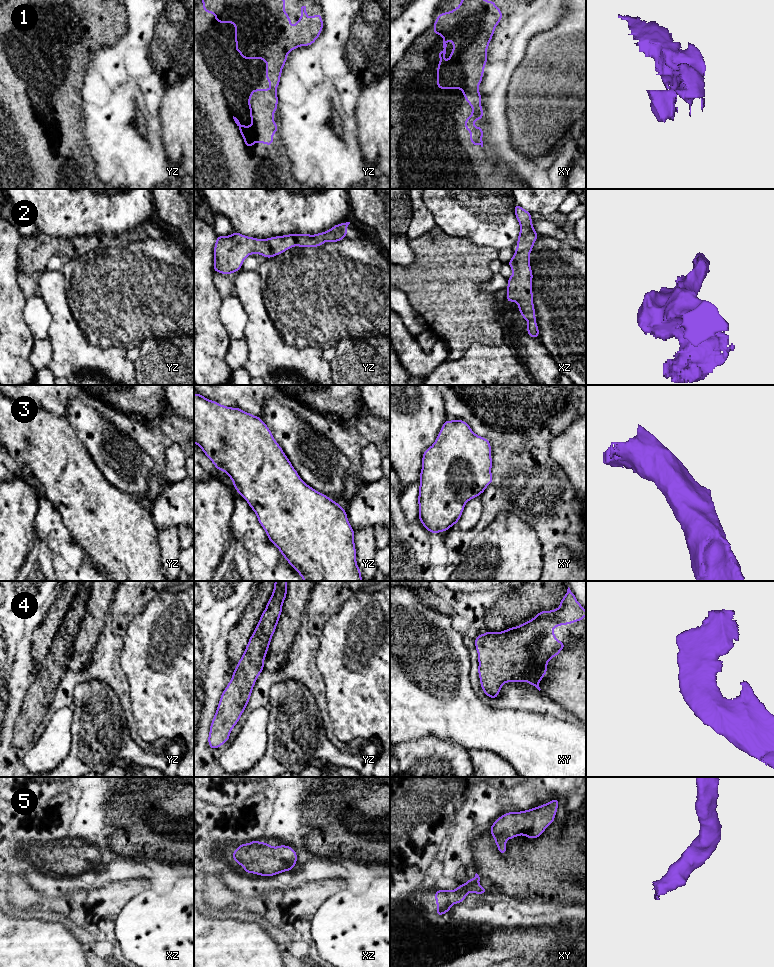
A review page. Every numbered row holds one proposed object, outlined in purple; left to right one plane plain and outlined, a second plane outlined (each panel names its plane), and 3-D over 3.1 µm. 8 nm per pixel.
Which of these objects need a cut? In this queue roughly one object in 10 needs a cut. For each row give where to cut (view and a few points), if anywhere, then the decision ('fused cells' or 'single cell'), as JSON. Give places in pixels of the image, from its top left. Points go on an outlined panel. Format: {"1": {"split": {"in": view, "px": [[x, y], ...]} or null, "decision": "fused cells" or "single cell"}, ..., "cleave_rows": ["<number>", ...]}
{"1": {"split": null, "decision": "single cell"}, "2": {"split": null, "decision": "single cell"}, "3": {"split": null, "decision": "single cell"}, "4": {"split": null, "decision": "single cell"}, "5": {"split": null, "decision": "single cell"}, "cleave_rows": []}

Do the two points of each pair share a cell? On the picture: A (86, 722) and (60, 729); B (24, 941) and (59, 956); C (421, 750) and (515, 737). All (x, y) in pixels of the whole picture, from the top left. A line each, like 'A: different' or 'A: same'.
A: different
B: same
C: different

